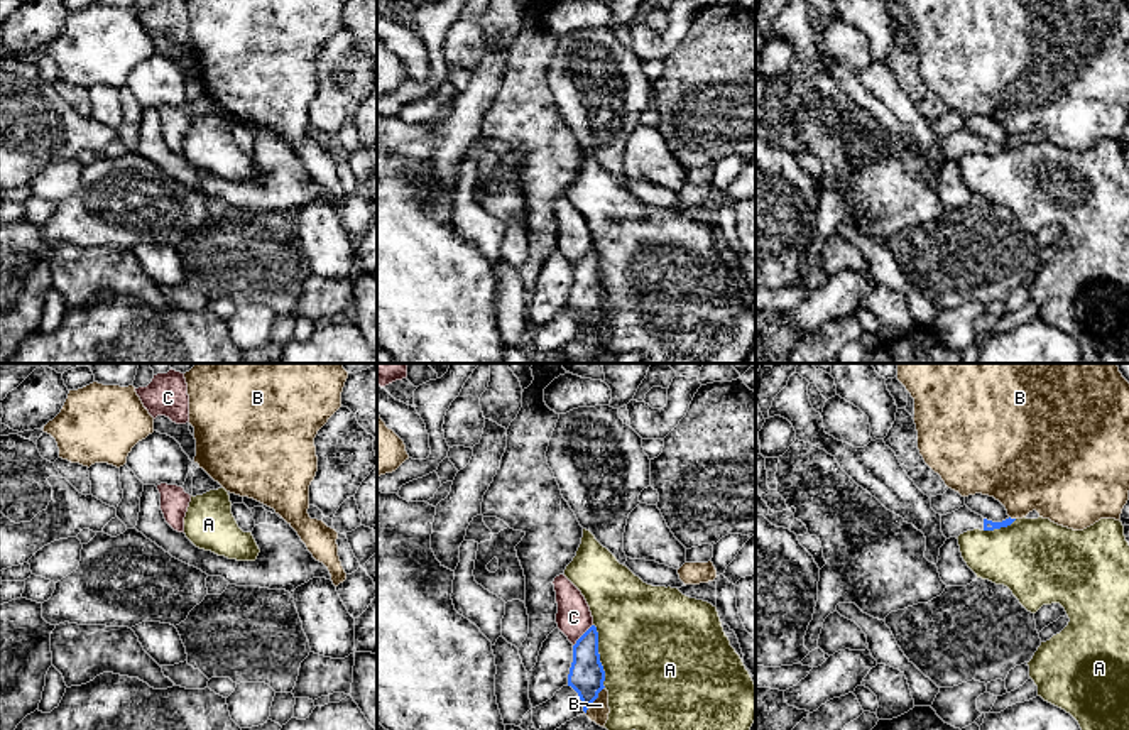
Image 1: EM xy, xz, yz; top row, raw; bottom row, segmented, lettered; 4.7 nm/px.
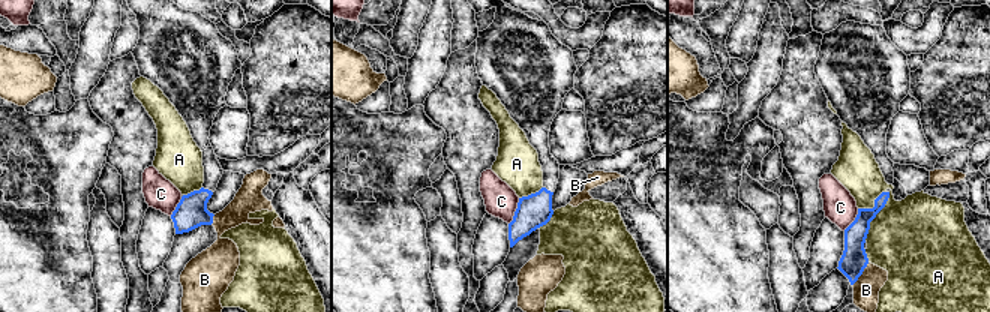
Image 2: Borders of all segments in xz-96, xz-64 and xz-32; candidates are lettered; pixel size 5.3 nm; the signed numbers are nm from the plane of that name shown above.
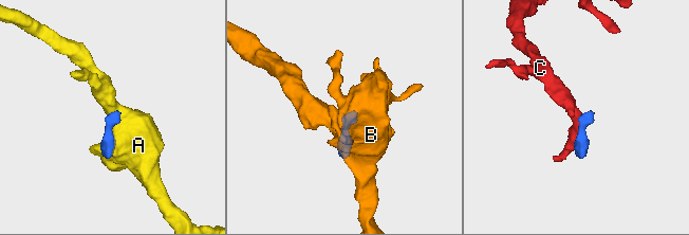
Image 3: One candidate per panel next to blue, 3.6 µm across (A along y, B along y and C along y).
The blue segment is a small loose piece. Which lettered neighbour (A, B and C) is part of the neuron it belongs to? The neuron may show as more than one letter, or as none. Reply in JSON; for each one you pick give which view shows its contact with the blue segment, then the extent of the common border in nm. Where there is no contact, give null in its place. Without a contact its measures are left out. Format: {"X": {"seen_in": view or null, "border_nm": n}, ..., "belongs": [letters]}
{"belongs": []}

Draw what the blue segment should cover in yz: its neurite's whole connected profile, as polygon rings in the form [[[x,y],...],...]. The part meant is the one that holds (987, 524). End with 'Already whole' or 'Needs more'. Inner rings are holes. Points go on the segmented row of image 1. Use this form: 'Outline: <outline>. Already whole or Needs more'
Outline: [[[963,505],[952,514],[941,515],[941,532],[946,539],[950,539],[950,537],[958,537],[960,534],[974,529],[994,531],[994,529],[1007,527],[1014,520],[1016,519],[1009,517],[1002,522],[992,522],[972,512],[967,505]]]. Needs more

